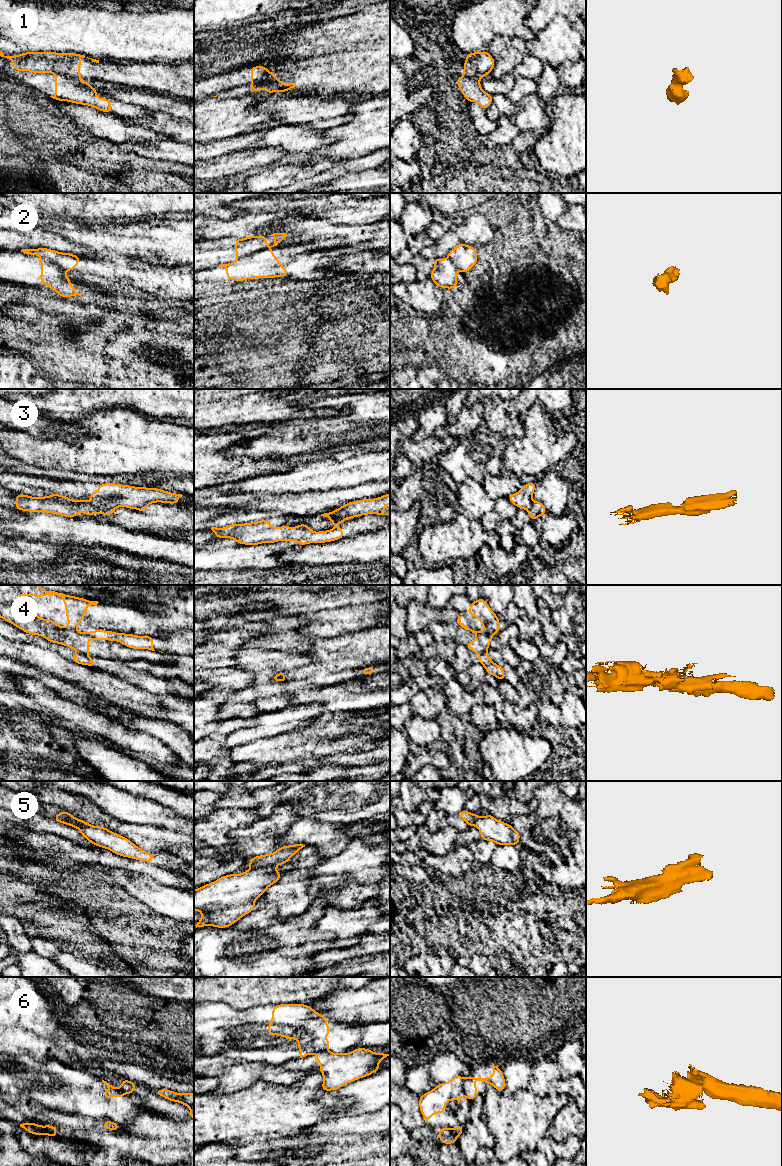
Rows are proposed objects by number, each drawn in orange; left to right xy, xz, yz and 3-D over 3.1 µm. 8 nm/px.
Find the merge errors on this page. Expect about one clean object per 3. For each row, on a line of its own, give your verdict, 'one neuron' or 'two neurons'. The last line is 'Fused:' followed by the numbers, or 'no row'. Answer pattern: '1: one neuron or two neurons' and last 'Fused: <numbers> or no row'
1: two neurons
2: two neurons
3: two neurons
4: two neurons
5: two neurons
6: two neurons
Fused: 1, 2, 3, 4, 5, 6

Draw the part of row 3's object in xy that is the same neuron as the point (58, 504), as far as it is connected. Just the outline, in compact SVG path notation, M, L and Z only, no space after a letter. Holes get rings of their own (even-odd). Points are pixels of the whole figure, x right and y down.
M55 493L44 497L17 494L14 499L17 502L15 510L54 513L68 518L75 518L78 513L84 513L87 516L92 514L109 516L115 510L115 508L97 507L86 500L72 500L69 497Z

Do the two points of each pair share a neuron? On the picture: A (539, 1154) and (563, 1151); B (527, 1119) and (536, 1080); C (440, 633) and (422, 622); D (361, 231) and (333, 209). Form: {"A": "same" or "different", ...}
{"A": "same", "B": "different", "C": "different", "D": "different"}

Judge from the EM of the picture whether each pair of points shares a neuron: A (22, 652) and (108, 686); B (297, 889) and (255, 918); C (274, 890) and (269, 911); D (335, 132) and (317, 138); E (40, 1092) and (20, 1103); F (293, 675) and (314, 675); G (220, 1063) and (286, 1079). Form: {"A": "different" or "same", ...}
{"A": "same", "B": "different", "C": "different", "D": "different", "E": "different", "F": "same", "G": "same"}

